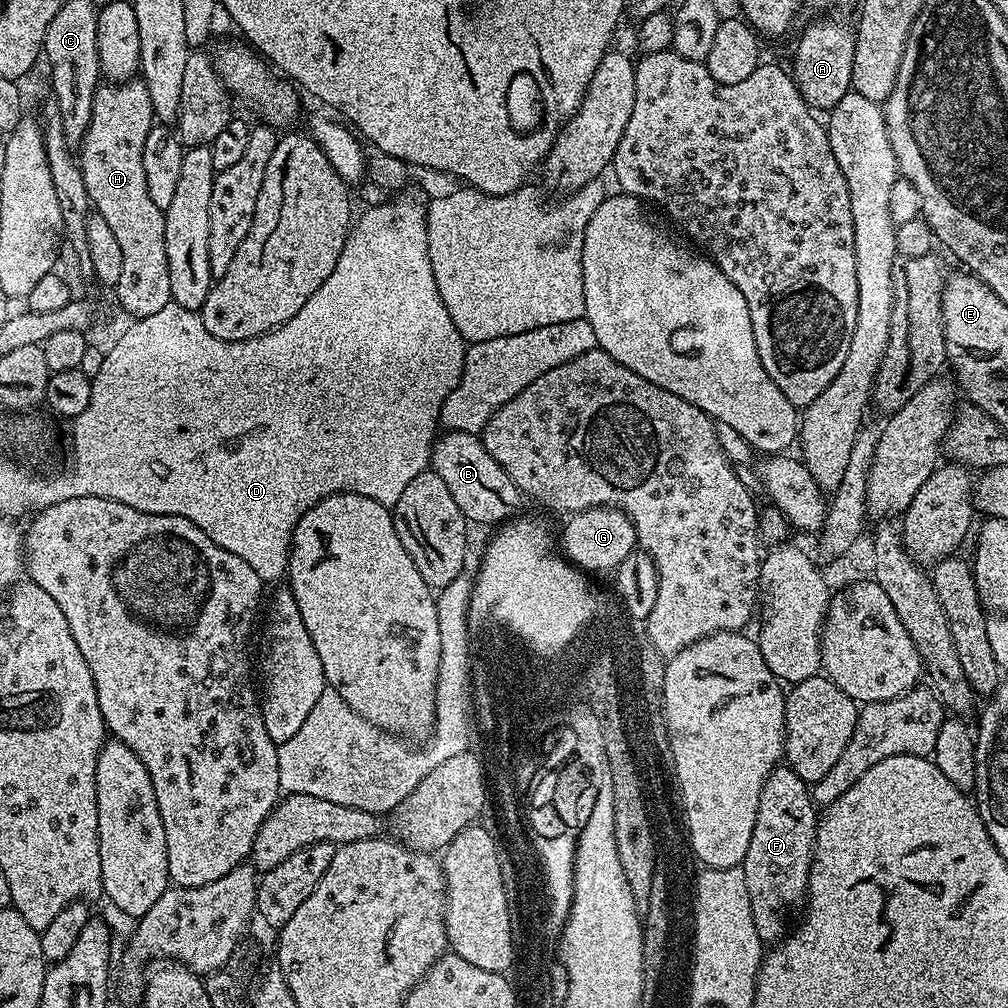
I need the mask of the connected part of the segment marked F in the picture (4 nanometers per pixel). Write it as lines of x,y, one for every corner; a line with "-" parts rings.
777,766
762,786
754,818
754,834
750,834
750,846
746,846
742,865
746,874
746,891
750,893
750,914
754,914
754,926
761,941
783,940
790,932
788,919
805,907
817,819
818,808
809,785
798,778
792,768

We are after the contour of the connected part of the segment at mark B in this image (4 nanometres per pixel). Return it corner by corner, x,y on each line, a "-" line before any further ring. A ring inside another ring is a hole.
445,431
433,443
430,468
438,474
438,478
442,478
442,482
446,482
447,488
450,489
450,498
458,502
458,510
462,510
464,519
473,525
499,526
521,511
520,489
506,474
506,470
502,470
502,466
498,466
498,462
490,458
479,435
471,432

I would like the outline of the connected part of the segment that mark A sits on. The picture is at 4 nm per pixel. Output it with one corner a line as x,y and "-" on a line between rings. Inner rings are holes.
816,20
801,34
796,44
796,65
791,65
790,71
809,108
830,110
851,89
855,41
853,25
840,20

